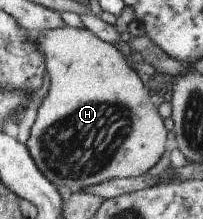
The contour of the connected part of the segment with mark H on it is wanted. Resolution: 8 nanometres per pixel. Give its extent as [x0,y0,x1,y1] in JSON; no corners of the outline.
[24,25,167,191]

